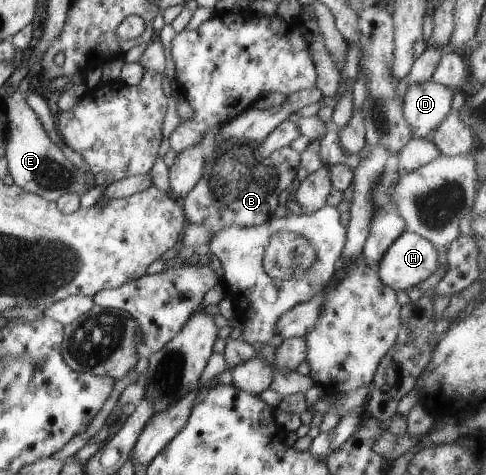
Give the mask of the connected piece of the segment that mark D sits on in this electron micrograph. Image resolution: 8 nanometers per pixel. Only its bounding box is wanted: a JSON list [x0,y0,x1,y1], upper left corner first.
[402,78,454,137]

